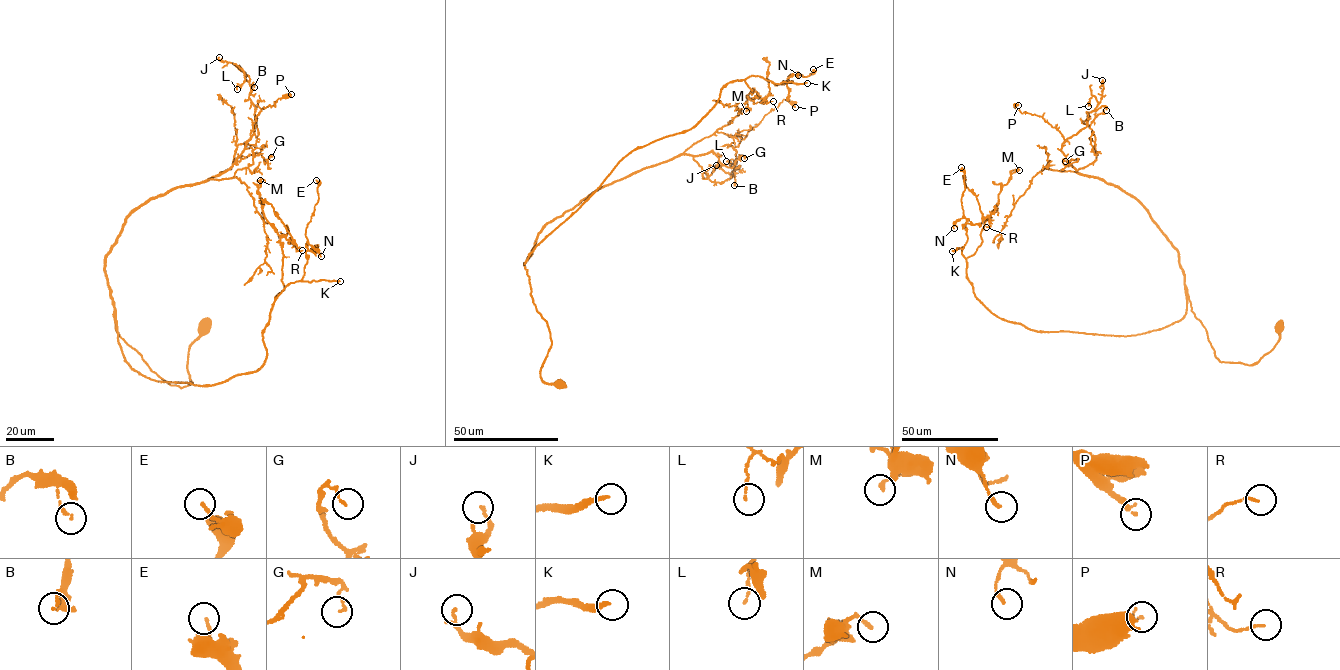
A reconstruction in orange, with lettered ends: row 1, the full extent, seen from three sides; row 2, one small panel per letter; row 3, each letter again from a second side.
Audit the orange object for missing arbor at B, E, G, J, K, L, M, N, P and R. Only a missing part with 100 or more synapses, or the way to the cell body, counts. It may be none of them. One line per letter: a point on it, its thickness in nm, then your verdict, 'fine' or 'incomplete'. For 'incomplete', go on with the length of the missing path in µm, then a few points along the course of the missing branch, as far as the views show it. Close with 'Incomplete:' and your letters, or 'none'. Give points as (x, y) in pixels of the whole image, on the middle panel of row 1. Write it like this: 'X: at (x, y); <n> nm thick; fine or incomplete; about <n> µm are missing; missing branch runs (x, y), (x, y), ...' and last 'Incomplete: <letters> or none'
B: at (734, 185); 120 nm thick; fine
E: at (813, 69); 130 nm thick; fine
G: at (744, 158); 100 nm thick; fine
J: at (716, 165); 80 nm thick; fine
K: at (807, 83); 180 nm thick; incomplete; about 100 µm are missing
L: at (726, 161); 110 nm thick; fine
M: at (746, 111); 170 nm thick; fine
N: at (798, 75); 160 nm thick; fine
P: at (795, 107); 240 nm thick; fine
R: at (773, 101); 110 nm thick; fine
Incomplete: K

